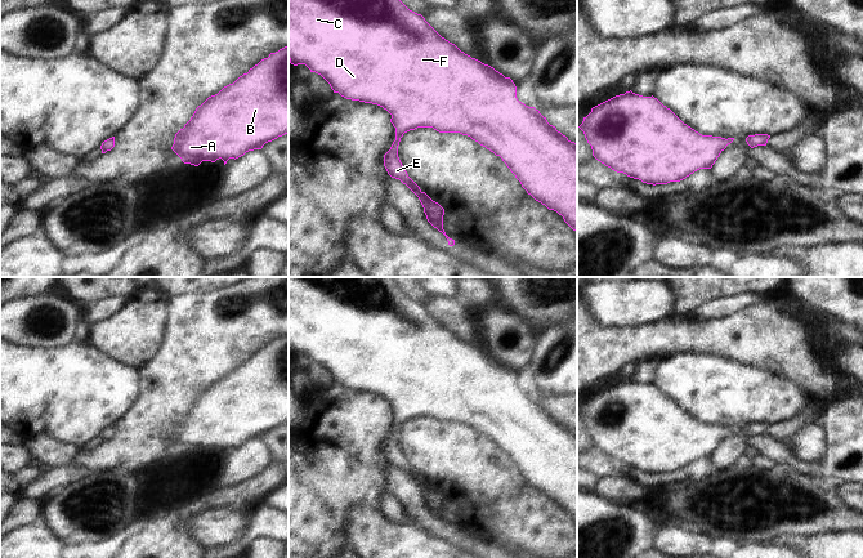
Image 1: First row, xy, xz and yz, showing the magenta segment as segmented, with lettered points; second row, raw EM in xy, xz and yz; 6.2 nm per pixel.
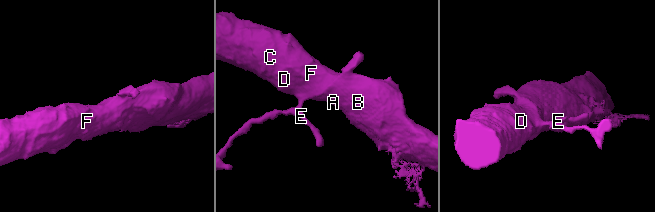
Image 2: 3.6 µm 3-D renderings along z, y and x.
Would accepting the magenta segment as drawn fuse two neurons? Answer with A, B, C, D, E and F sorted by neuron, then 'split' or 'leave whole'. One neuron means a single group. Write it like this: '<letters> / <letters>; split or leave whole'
A B C D E F; leave whole

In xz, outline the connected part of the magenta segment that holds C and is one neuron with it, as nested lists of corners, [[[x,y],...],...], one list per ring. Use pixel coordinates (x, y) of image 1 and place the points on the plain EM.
[[[289,277],[289,348],[294,354],[305,353],[310,361],[321,363],[334,381],[377,393],[392,403],[395,429],[384,443],[384,455],[392,467],[399,468],[419,486],[428,510],[446,524],[450,535],[455,534],[455,528],[443,518],[444,497],[408,465],[398,446],[401,427],[417,416],[470,425],[500,445],[528,483],[556,500],[577,519],[577,433],[550,414],[538,398],[519,390],[510,366],[442,326],[421,303],[410,299],[392,277]]]

